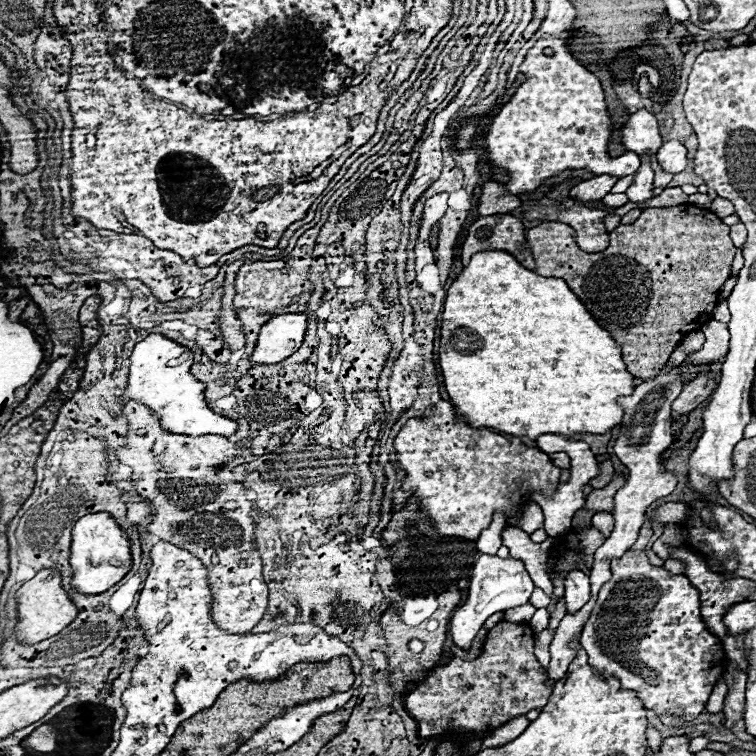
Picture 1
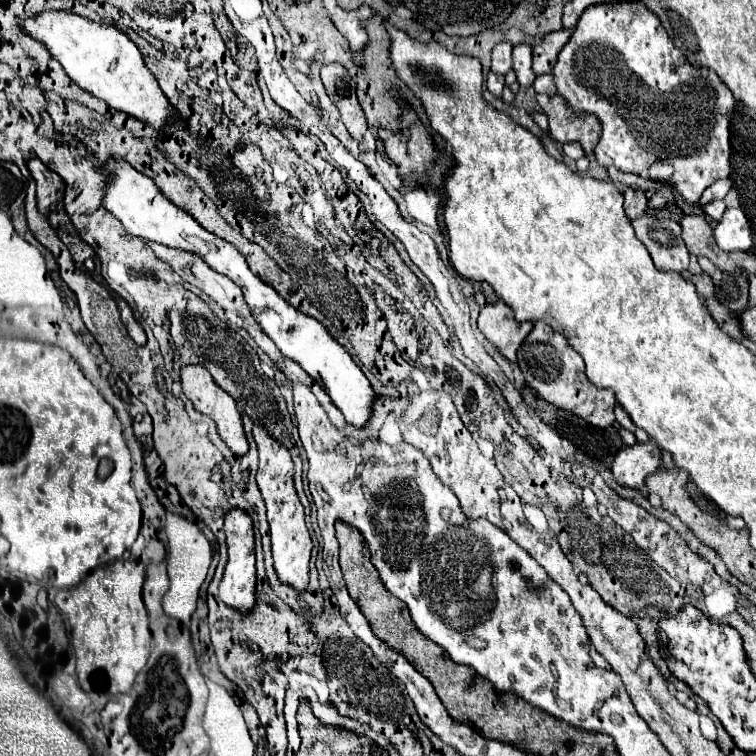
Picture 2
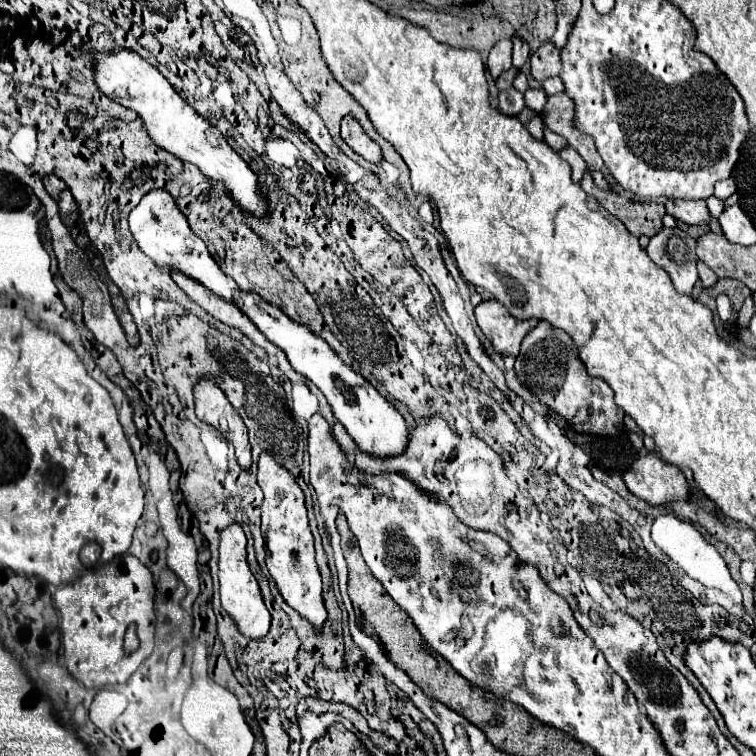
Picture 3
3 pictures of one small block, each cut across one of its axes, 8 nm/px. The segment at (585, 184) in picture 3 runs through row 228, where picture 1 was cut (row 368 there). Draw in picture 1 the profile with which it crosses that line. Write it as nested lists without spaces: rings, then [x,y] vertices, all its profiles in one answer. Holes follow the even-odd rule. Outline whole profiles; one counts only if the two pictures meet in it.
[[[688,202],[670,208],[642,210],[634,224],[620,224],[610,232],[610,246],[604,252],[582,252],[572,240],[572,230],[560,222],[542,222],[530,228],[526,240],[536,260],[536,274],[566,280],[598,324],[620,342],[628,372],[642,380],[650,380],[658,374],[688,332],[700,330],[712,320],[720,286],[730,278],[730,264],[736,254],[730,240],[730,226],[722,224],[714,212],[700,210]]]

